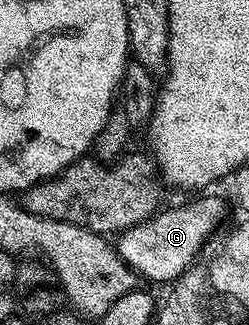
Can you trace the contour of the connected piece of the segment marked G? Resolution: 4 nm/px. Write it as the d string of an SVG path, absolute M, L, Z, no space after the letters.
M202 193L183 207L159 210L145 223L128 228L117 236L116 250L119 257L135 271L158 282L173 284L187 269L195 266L194 258L202 251L206 238L226 219L226 203L214 193Z

